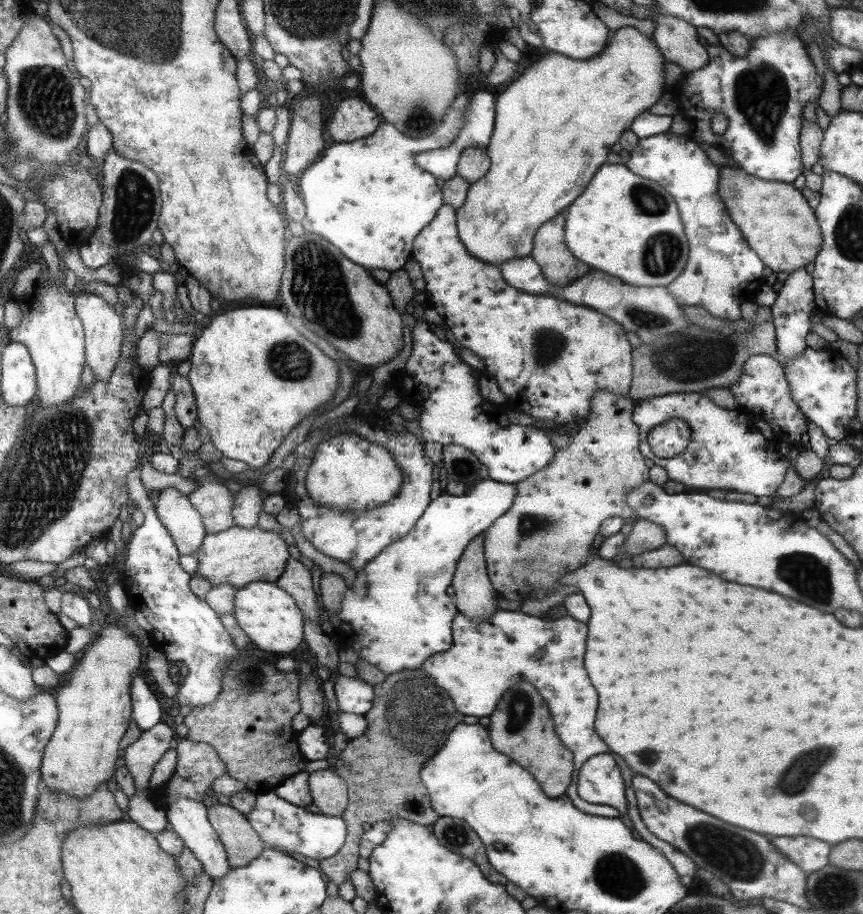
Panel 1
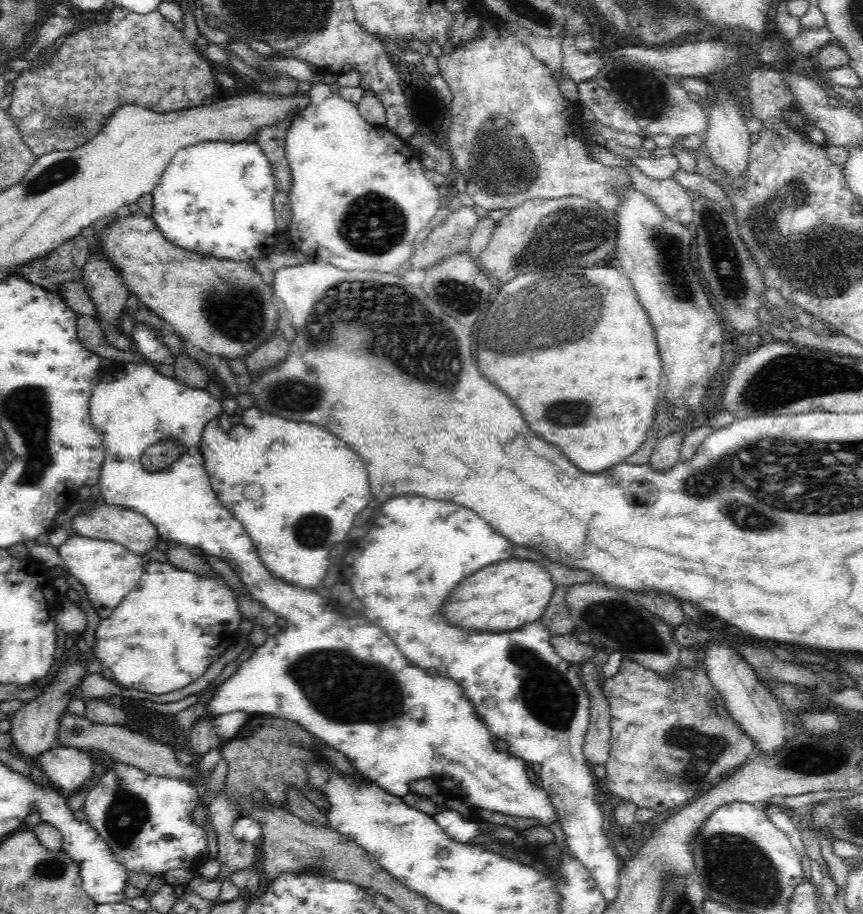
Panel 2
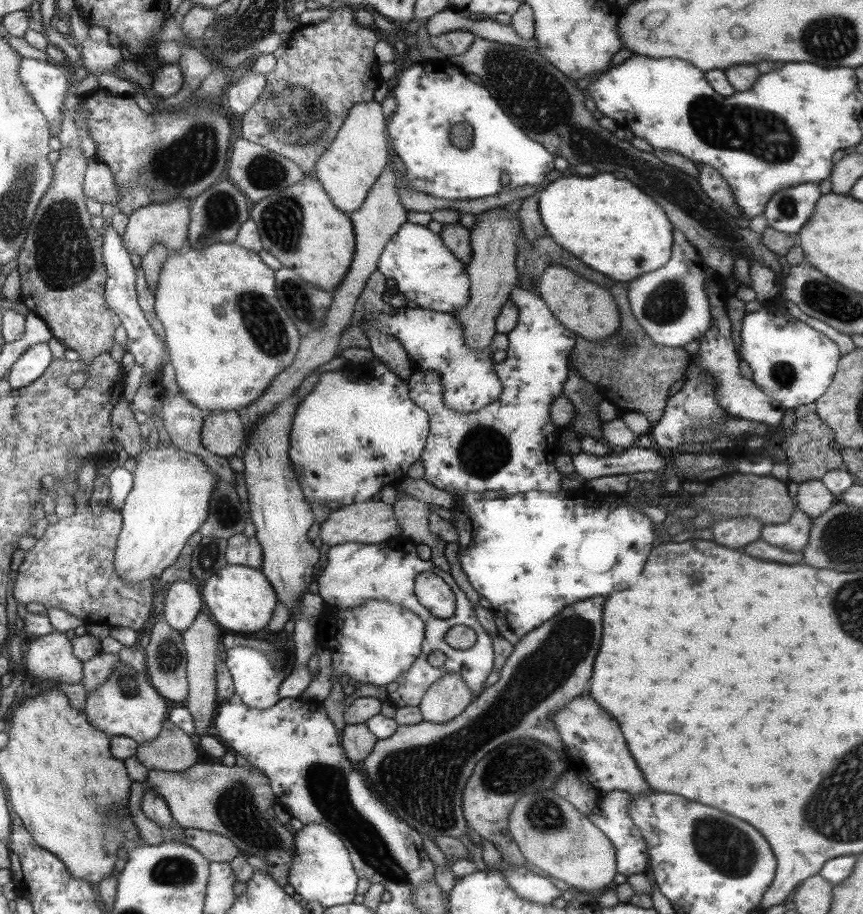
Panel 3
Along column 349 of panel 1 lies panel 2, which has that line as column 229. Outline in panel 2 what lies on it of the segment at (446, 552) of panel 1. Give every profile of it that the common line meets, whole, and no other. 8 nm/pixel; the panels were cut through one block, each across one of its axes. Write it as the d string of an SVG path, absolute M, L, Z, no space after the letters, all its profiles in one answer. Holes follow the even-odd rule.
M150 559L145 562L138 586L130 590L125 598L122 599L121 604L118 604L118 607L110 613L109 617L100 619L100 622L94 629L93 641L89 645L84 644L85 650L94 658L94 661L101 666L102 672L107 674L117 685L126 689L134 688L134 690L150 692L150 694L168 694L168 692L180 690L180 688L184 688L184 686L188 686L188 684L198 680L203 674L206 674L206 670L208 670L218 658L224 656L224 653L230 646L237 643L241 636L240 624L242 624L244 619L238 607L239 600L237 593L228 587L228 584L224 581L224 577L222 577L220 573L216 573L216 571L212 570L209 573L196 574L176 568L168 561L162 562Z

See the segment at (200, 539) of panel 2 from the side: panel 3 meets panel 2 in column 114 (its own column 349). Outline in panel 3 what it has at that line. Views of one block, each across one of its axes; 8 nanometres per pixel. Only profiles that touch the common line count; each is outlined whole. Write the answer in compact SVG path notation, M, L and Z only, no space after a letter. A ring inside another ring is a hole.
M377 361L364 367L348 362L341 369L321 373L315 388L298 404L290 430L290 465L310 505L363 503L383 486L399 486L411 464L420 460L428 434L429 414L410 399L409 385Z

